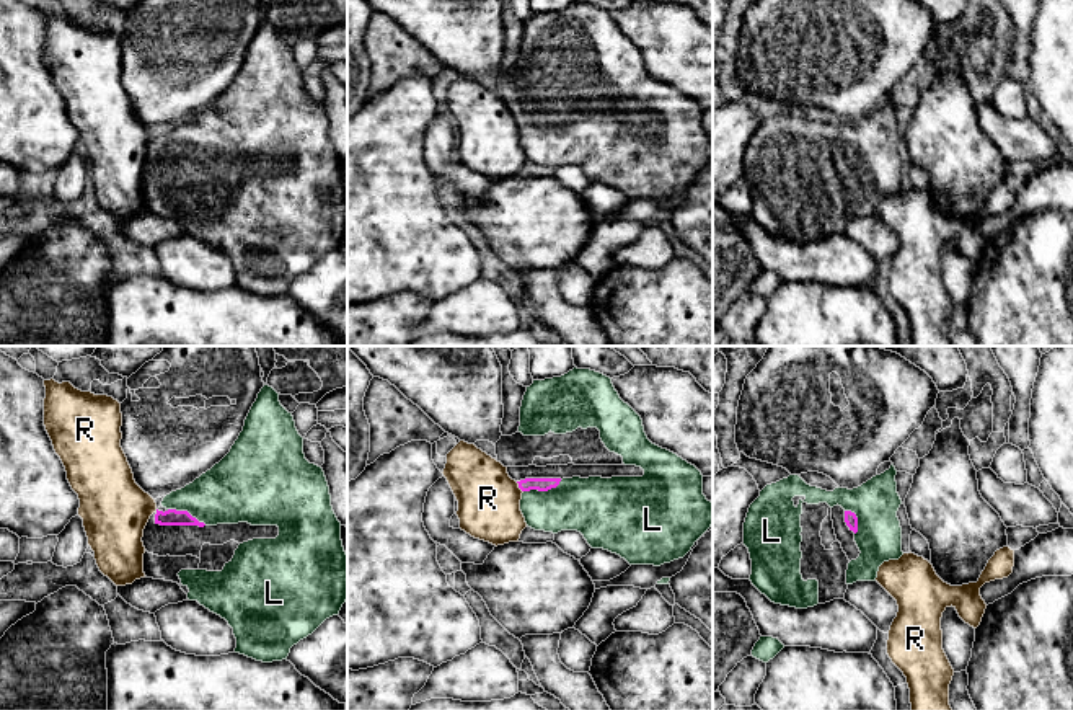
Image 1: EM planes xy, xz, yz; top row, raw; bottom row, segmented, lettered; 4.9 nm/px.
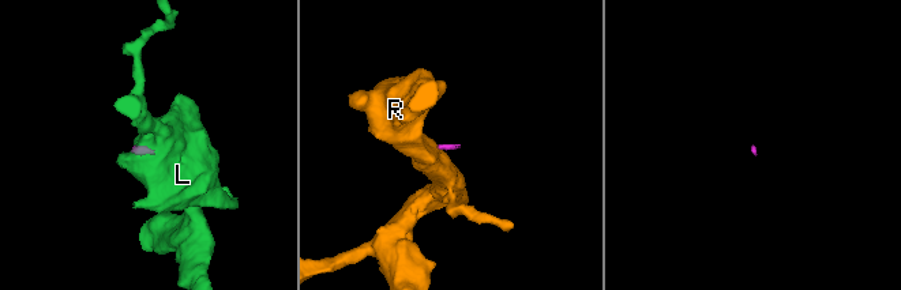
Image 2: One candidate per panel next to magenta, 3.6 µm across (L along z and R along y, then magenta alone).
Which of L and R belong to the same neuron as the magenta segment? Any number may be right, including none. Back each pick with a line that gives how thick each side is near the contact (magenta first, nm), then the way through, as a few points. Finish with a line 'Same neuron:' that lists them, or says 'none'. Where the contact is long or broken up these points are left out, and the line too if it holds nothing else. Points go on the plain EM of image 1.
L: calibres 60 and 280 nm; way xz (529, 118), (542, 124), (556, 139), (589, 139)
Same neuron: L

